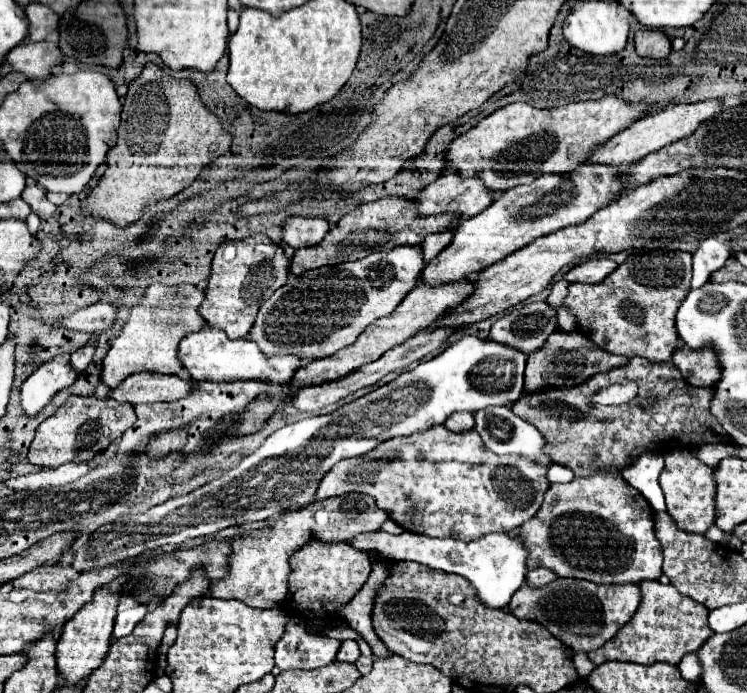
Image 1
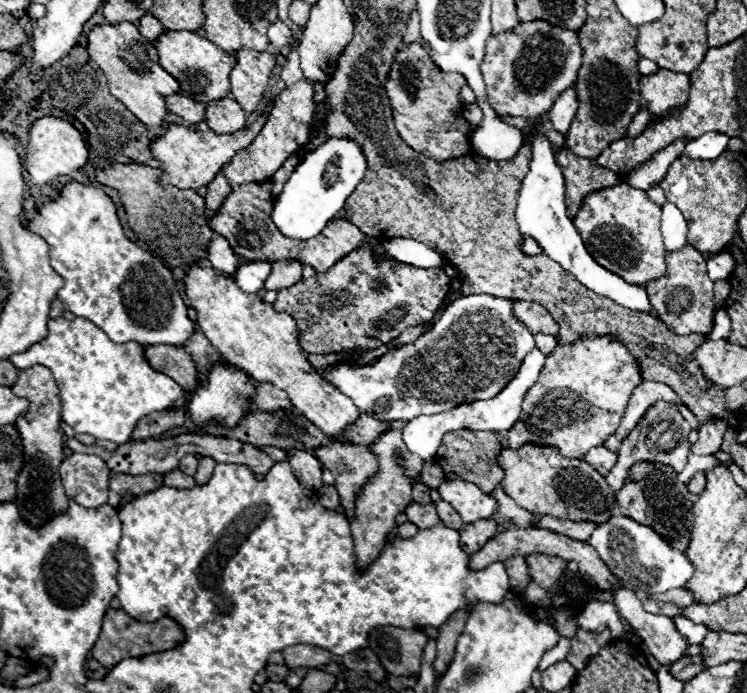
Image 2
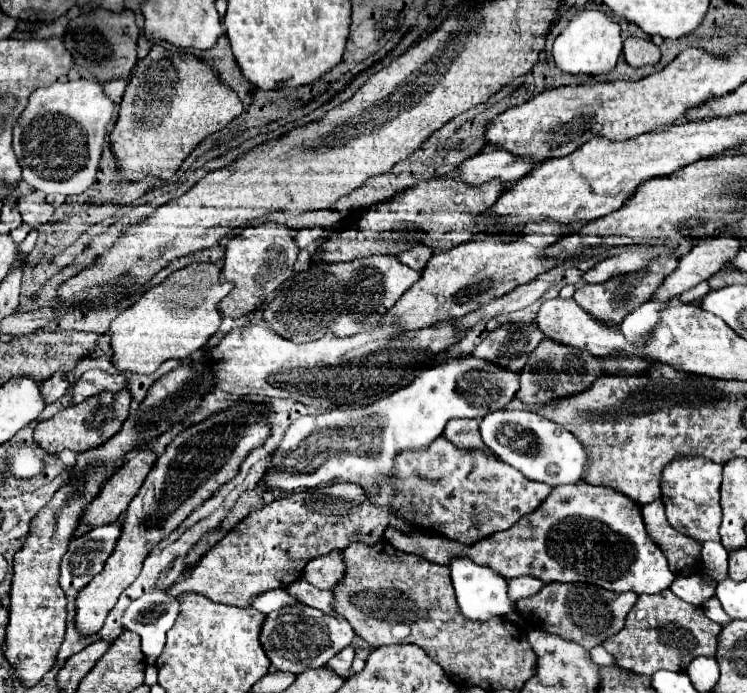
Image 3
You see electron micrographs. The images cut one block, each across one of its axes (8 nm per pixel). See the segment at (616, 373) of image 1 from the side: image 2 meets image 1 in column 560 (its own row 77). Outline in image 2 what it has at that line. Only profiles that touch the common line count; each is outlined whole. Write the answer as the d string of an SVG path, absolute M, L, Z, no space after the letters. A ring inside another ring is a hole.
M420 42L408 44L394 56L386 92L392 104L396 130L412 150L438 162L470 152L470 122L462 116L462 104L458 100L462 84L466 84L462 74L442 72Z

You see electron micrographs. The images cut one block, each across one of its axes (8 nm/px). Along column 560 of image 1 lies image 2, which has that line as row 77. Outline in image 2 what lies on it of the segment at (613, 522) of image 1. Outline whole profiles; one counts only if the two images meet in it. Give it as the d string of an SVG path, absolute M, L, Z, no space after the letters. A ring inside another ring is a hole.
M544 20L520 22L510 32L490 34L482 62L482 74L490 106L500 116L544 116L562 90L576 82L582 66L582 46L576 32L552 26Z

